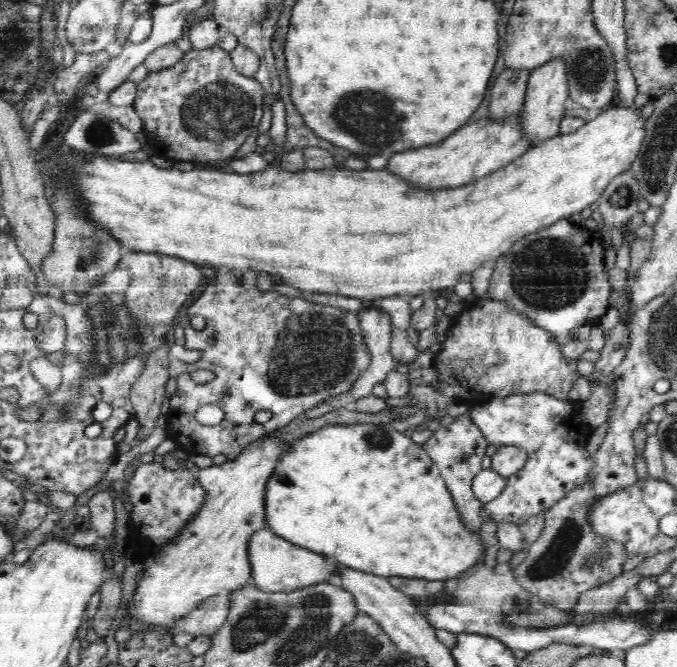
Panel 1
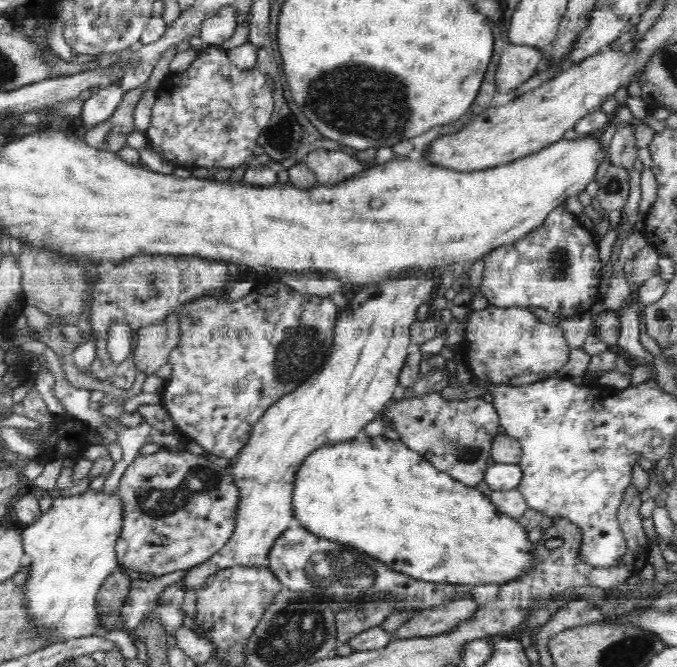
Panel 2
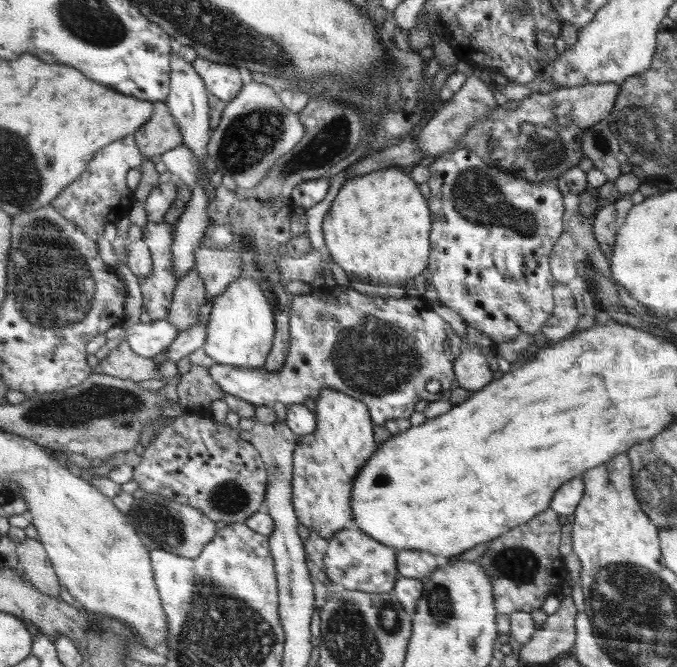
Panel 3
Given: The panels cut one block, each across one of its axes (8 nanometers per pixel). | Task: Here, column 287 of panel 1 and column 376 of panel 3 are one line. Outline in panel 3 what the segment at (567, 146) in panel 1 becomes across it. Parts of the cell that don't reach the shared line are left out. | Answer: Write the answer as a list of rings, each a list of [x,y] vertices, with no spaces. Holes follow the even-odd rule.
[[[389,167],[372,174],[347,180],[323,218],[322,230],[328,254],[332,260],[346,270],[356,274],[360,282],[370,284],[398,284],[404,286],[408,280],[426,270],[430,254],[430,228],[432,215],[426,198],[420,194],[416,181],[410,178],[407,169]]]

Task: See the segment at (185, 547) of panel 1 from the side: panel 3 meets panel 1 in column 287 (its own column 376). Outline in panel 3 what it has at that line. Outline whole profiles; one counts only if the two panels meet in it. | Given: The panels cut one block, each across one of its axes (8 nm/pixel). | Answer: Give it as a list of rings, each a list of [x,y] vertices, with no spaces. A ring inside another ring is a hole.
[[[323,389],[321,396],[316,400],[316,430],[306,434],[296,441],[292,456],[292,505],[296,518],[300,524],[310,532],[327,541],[336,536],[337,532],[344,530],[348,524],[353,524],[356,515],[353,513],[353,482],[364,468],[366,462],[378,450],[374,440],[373,420],[369,408],[360,399],[342,394],[338,390]]]

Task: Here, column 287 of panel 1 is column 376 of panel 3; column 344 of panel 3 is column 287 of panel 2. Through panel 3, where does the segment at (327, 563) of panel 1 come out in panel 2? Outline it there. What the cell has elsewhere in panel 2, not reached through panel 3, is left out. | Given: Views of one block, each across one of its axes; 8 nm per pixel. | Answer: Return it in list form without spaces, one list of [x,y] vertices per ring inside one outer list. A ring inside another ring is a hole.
[[[297,520],[290,522],[289,528],[270,548],[266,565],[286,589],[313,592],[321,603],[329,604],[336,612],[376,603],[376,598],[392,605],[395,612],[422,611],[450,605],[457,596],[454,585],[450,583],[422,581],[401,572],[392,572],[382,562],[370,558],[368,554],[360,554],[358,550],[346,548],[346,544],[337,539],[313,534]]]

